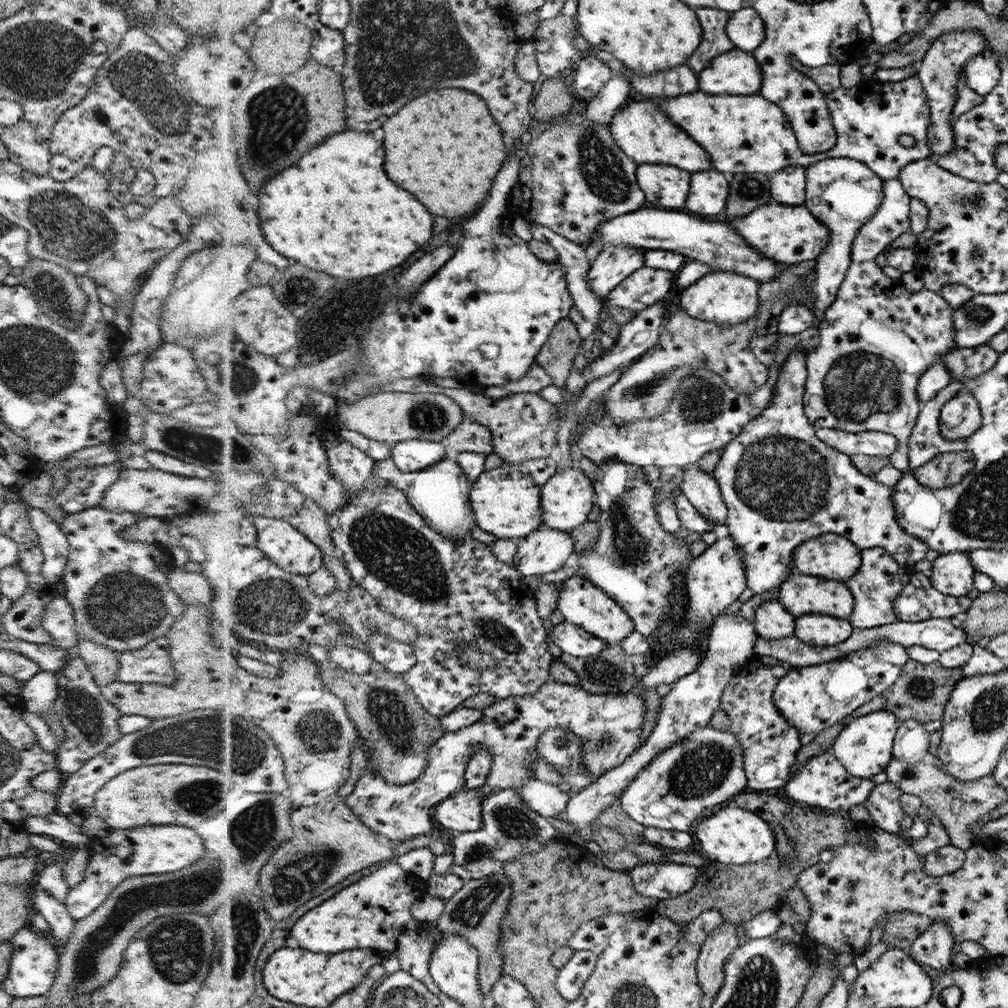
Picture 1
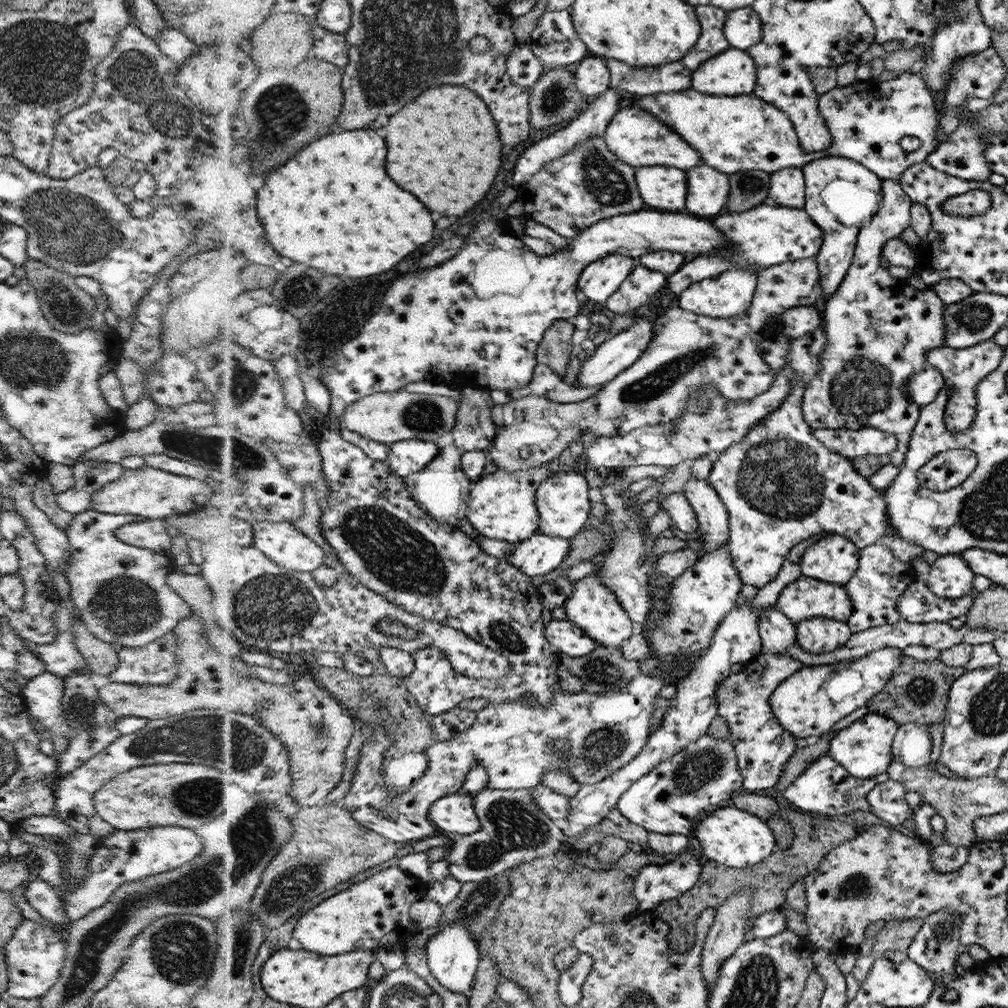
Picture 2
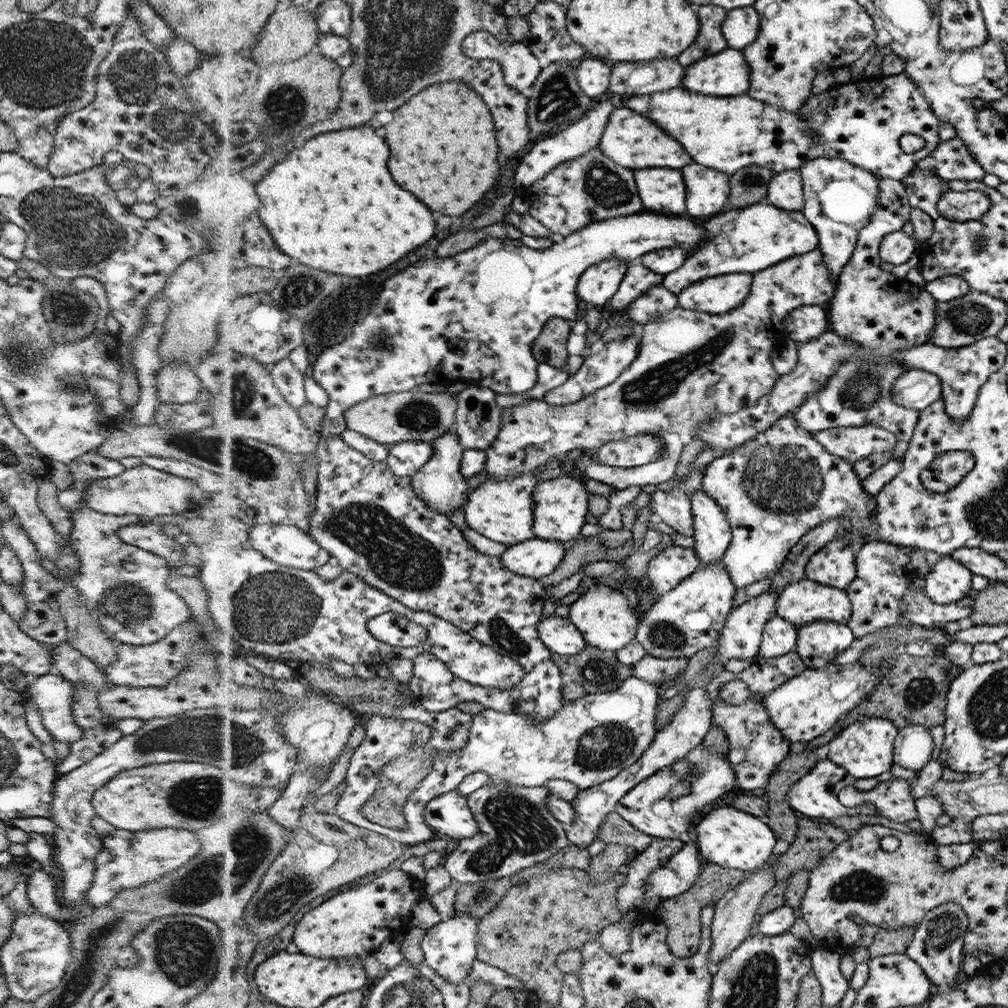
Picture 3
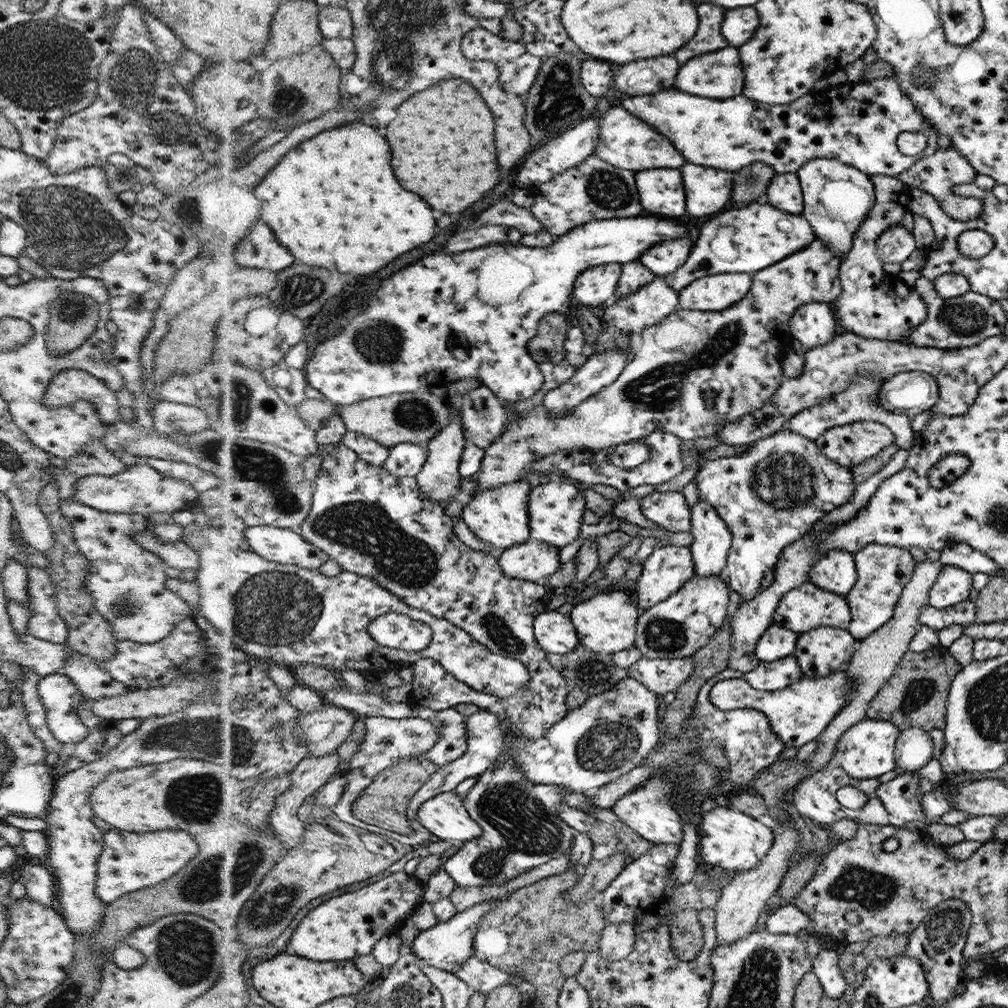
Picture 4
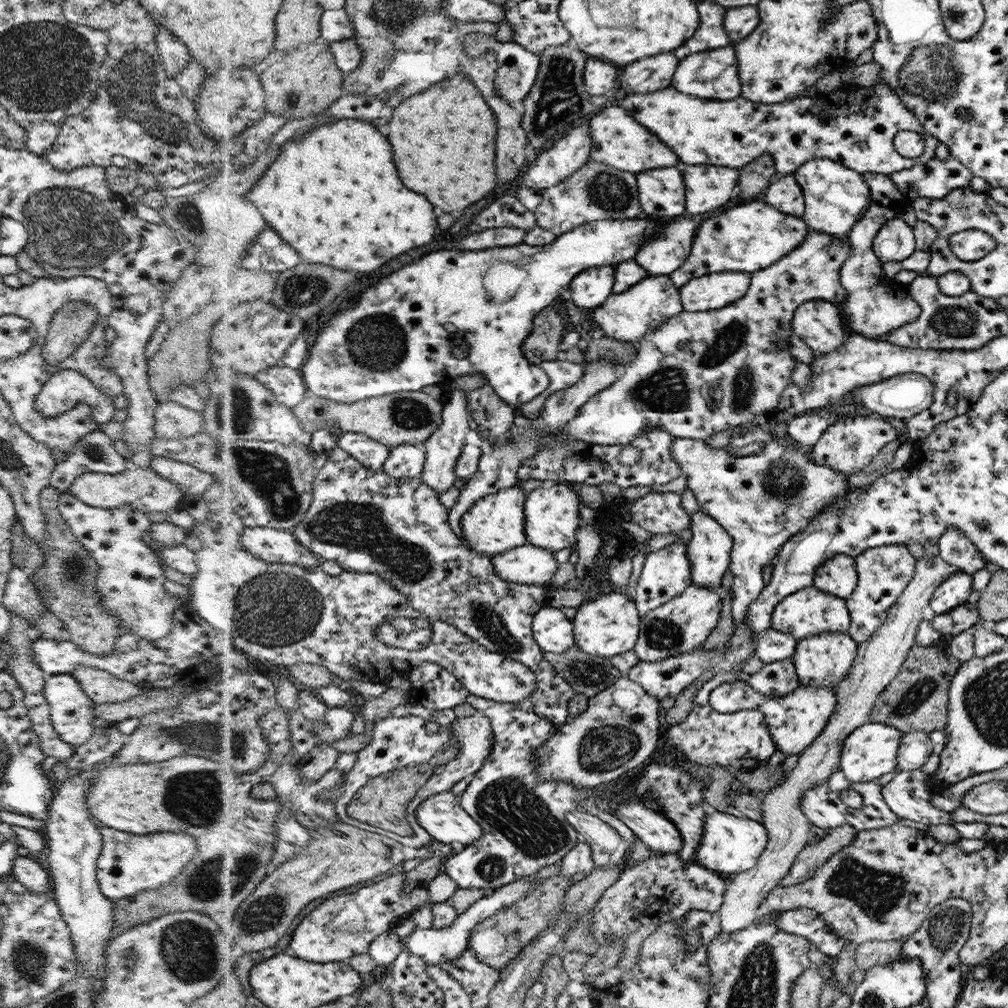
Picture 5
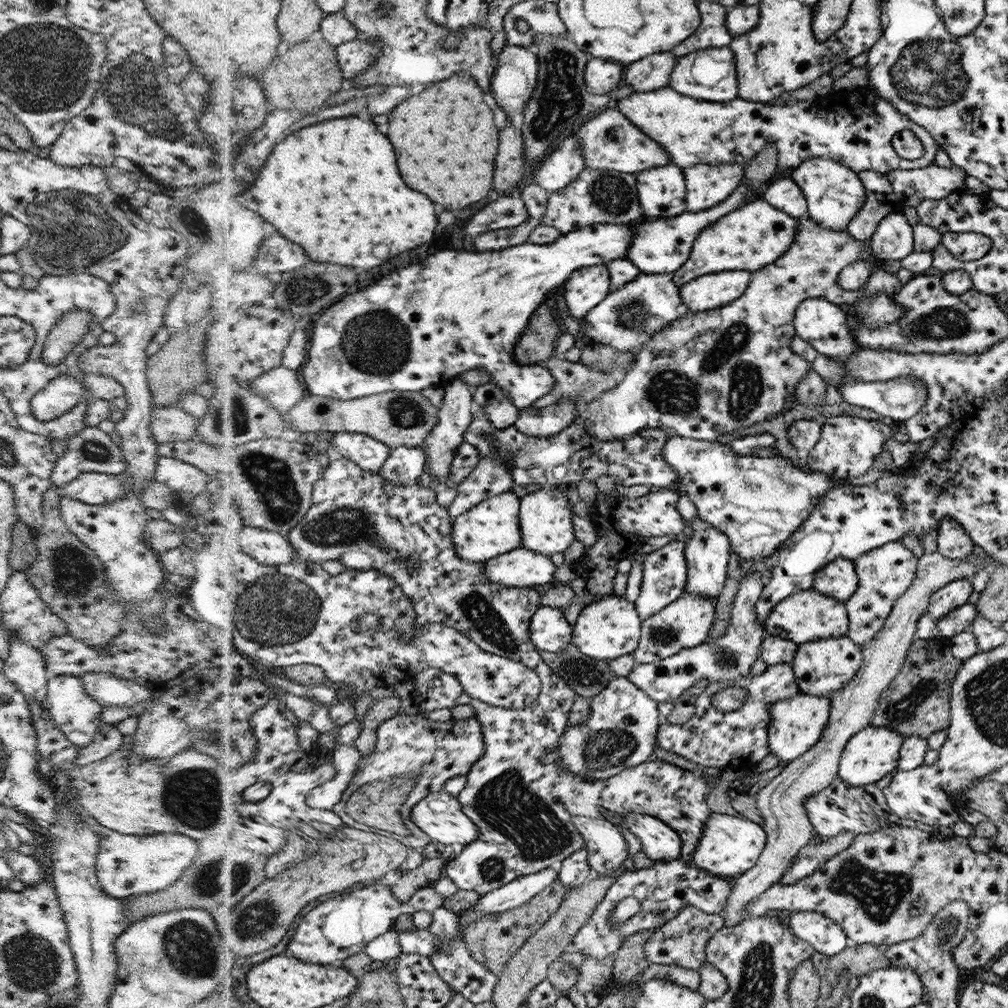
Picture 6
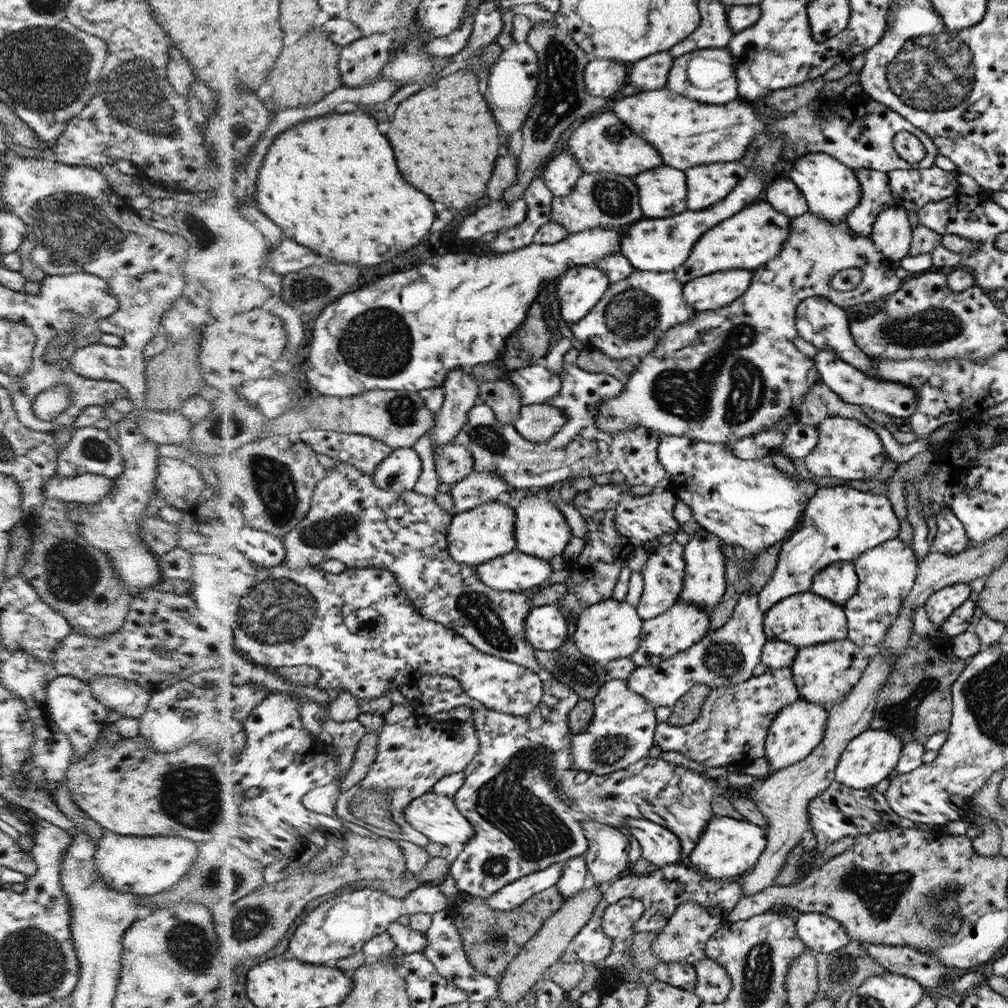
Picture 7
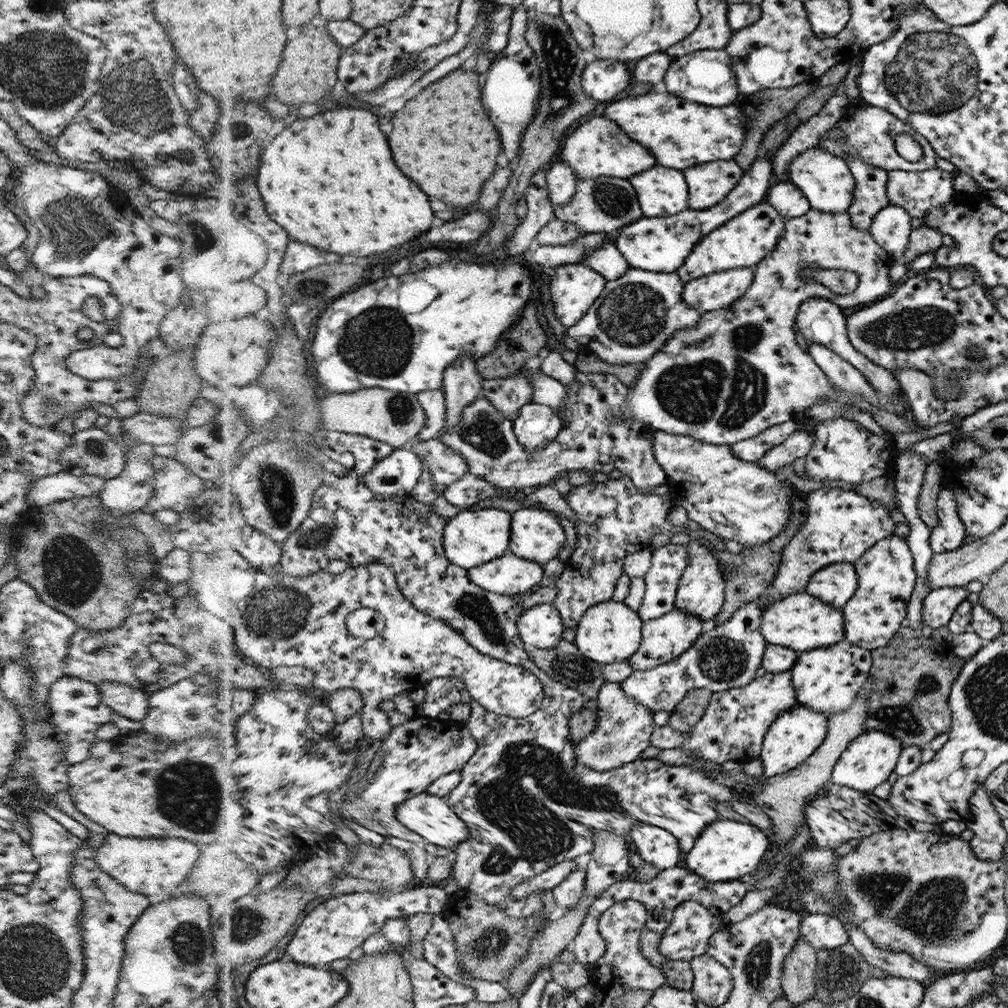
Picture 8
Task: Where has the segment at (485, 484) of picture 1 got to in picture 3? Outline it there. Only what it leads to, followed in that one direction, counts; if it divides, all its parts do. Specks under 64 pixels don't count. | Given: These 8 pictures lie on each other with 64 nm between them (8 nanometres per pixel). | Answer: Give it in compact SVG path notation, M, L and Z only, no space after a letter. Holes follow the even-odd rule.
M525 471L510 479L488 478L478 487L471 489L470 498L464 515L472 531L479 532L484 538L508 546L528 541L534 537L534 501L538 480L533 471Z

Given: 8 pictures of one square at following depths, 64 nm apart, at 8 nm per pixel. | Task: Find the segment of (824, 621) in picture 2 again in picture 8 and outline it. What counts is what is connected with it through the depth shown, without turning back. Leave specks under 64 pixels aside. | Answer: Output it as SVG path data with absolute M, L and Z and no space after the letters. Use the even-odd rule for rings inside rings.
M846 640L821 649L801 652L796 664L790 669L796 702L826 716L840 713L858 700L862 685L866 684L873 668L871 650L854 645Z

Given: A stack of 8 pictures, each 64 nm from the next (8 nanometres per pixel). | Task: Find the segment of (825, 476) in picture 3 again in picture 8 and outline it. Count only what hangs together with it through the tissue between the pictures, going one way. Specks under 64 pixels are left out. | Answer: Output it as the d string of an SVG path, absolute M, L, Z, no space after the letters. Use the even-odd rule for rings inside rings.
M662 431L649 434L654 440L654 457L668 475L669 498L682 505L701 528L747 548L776 538L785 529L798 491L780 472L738 458L731 445L715 445ZM756 600L745 602L720 626L708 626L702 637L680 657L650 670L633 670L620 686L634 701L650 707L654 712L666 710L669 713L674 711L674 707L688 691L695 688L723 691L744 686L756 678L756 671L762 666L767 647L766 639L761 633L763 616L763 610L758 607Z

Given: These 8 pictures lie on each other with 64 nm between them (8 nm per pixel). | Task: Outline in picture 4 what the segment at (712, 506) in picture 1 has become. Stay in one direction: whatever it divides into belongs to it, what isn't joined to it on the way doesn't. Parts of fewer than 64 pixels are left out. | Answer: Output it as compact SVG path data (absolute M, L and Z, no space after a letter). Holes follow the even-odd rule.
M699 498L692 506L691 533L693 540L689 547L693 551L693 561L696 567L695 575L718 576L725 568L733 536L722 517L716 512L716 509L708 501L704 501L704 499Z

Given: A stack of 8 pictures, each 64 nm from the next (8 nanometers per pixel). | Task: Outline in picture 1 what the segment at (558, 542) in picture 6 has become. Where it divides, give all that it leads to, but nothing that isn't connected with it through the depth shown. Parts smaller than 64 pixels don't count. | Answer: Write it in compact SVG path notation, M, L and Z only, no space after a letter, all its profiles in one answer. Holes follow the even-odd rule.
M572 467L559 470L558 474L554 474L546 482L541 492L541 511L545 519L544 527L548 526L552 529L571 533L573 528L587 521L586 516L594 508L592 496L595 495L592 480L582 472L582 469Z

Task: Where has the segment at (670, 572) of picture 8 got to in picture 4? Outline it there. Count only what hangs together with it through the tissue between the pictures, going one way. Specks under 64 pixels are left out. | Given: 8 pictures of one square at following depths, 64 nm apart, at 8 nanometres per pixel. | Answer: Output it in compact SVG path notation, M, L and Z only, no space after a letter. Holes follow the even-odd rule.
M669 544L653 550L644 561L641 576L633 582L634 597L639 599L637 606L640 607L641 612L665 601L666 597L673 596L678 589L682 588L682 585L695 576L695 570L693 551L690 550L690 547Z

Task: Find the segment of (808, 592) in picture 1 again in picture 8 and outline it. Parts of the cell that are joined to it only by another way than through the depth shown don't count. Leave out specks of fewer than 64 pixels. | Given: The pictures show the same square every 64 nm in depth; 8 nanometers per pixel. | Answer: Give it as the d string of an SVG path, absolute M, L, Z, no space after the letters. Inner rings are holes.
M794 593L770 604L763 610L761 633L767 643L792 648L800 654L812 649L821 649L836 645L845 640L845 615L841 609L834 608L829 603L814 595Z

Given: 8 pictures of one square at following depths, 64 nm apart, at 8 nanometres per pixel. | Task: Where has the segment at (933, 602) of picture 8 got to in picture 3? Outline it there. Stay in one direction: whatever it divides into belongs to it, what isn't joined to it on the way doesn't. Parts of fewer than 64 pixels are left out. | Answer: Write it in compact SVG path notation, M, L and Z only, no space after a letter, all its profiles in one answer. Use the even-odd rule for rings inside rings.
M943 555L925 576L924 592L936 604L950 604L969 596L973 588L973 572L957 559Z

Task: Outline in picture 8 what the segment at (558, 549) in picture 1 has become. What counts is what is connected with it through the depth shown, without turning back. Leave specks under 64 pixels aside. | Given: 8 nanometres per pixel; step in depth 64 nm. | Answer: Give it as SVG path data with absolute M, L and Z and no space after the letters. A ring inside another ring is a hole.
M510 552L469 572L473 583L482 589L513 597L529 594L545 576L543 565Z

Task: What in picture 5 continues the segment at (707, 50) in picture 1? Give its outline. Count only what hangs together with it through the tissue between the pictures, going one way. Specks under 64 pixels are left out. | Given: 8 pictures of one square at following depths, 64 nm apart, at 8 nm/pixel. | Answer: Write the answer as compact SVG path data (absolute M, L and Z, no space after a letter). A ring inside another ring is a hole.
M698 2L698 10L702 10L702 30L690 37L690 42L682 46L682 50L674 50L676 58L686 58L688 54L704 52L704 50L722 49L732 44L728 32L725 30L726 8L718 4Z

